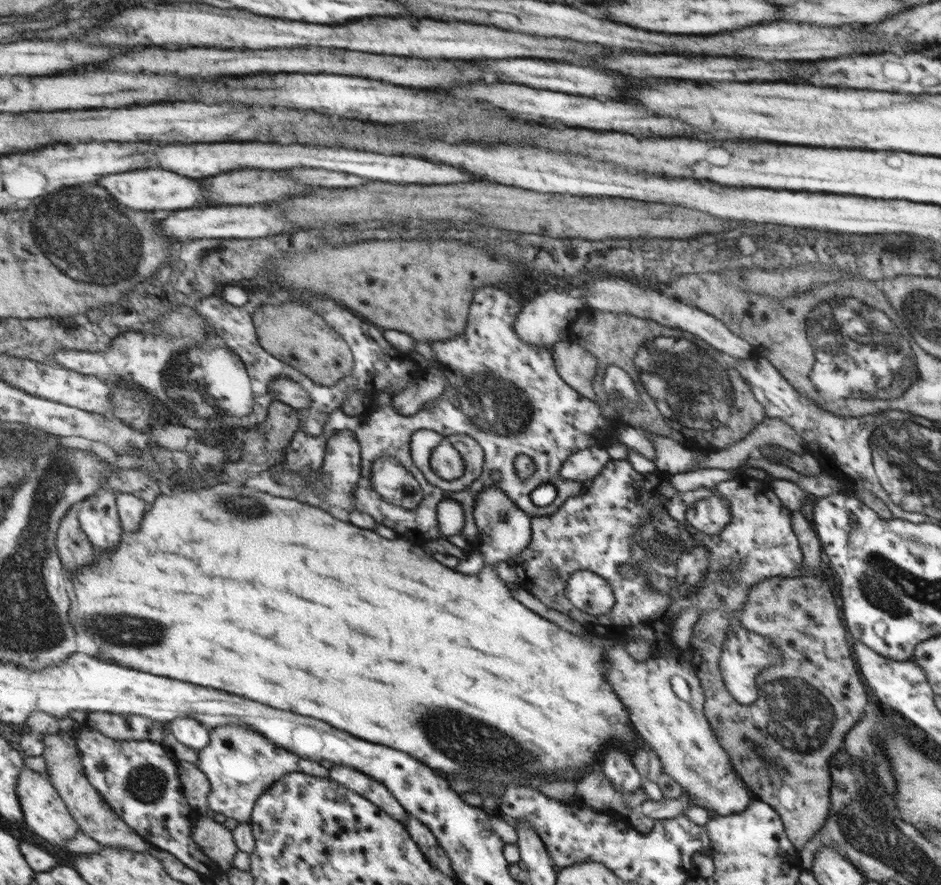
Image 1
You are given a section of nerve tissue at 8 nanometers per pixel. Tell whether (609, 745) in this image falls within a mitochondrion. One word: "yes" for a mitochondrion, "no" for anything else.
no

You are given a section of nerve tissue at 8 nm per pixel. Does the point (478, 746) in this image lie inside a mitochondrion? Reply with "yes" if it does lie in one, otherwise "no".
yes

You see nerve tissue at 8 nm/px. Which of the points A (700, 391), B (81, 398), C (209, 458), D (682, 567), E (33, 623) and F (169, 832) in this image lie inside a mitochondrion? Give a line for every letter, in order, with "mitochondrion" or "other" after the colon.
A: mitochondrion
B: other
C: mitochondrion
D: mitochondrion
E: mitochondrion
F: other

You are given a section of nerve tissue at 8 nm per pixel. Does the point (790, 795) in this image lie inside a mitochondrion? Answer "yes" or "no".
no

